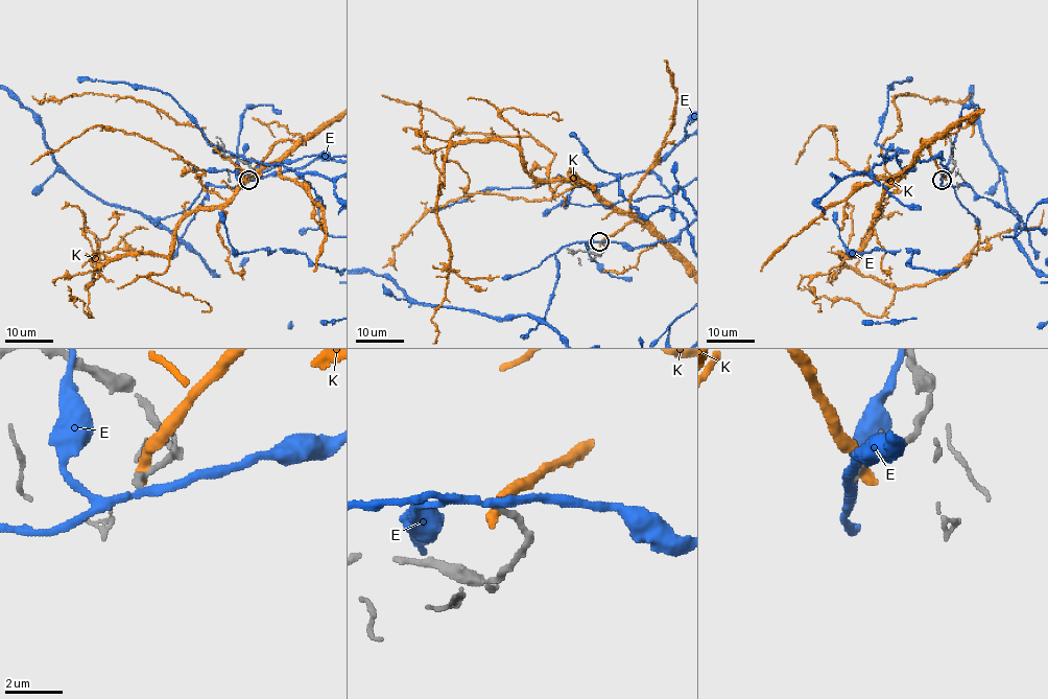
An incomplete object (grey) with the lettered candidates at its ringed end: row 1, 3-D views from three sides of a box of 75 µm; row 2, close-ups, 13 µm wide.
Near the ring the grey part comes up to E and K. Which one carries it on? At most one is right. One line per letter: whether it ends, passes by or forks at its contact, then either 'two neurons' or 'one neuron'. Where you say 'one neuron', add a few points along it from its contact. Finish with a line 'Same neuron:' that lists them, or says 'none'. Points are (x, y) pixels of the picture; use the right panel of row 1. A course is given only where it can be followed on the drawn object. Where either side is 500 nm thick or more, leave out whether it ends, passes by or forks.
E: it passes by | two neurons
K: it ends | two neurons
Same neuron: none

